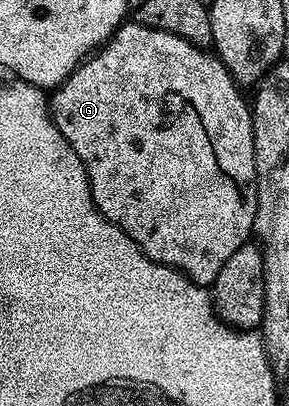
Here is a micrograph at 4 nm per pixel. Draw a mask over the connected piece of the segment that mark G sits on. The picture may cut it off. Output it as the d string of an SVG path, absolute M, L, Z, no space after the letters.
M125 21L112 37L84 59L76 67L74 73L55 87L50 94L50 109L52 111L52 123L66 136L70 148L78 152L82 164L88 173L88 183L94 204L150 260L154 260L159 266L173 266L174 269L186 275L191 282L199 286L211 287L212 281L222 272L222 264L238 252L253 237L254 216L256 215L256 169L254 168L254 132L252 131L252 107L247 97L243 98L241 87L230 76L226 64L221 58L217 58L211 49L190 44L190 40L182 40L182 36L174 36L170 32L162 32L158 28L144 26L141 22Z

